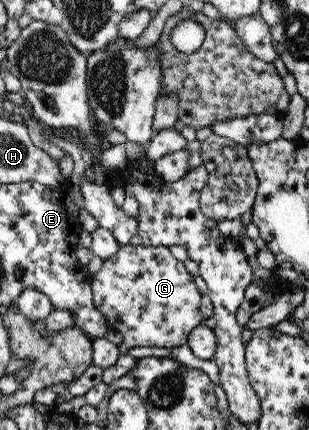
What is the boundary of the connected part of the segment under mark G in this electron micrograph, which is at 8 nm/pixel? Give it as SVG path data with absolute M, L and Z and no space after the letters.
M121 245L114 258L103 260L103 267L90 279L95 307L104 315L108 328L122 335L128 348L156 346L170 349L188 343L190 333L201 325L203 315L200 312L201 294L194 279L184 268L184 264L172 256L170 248Z

